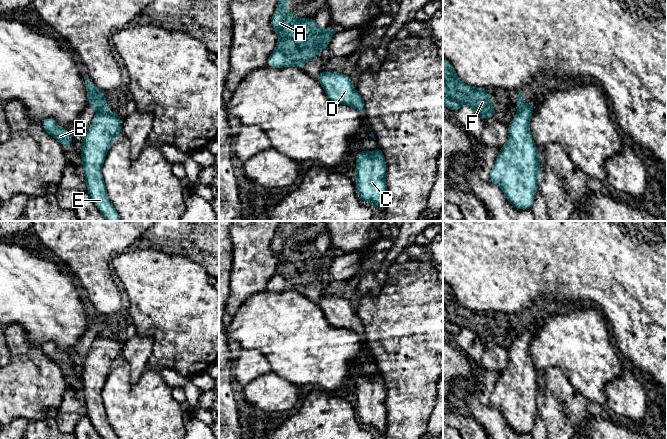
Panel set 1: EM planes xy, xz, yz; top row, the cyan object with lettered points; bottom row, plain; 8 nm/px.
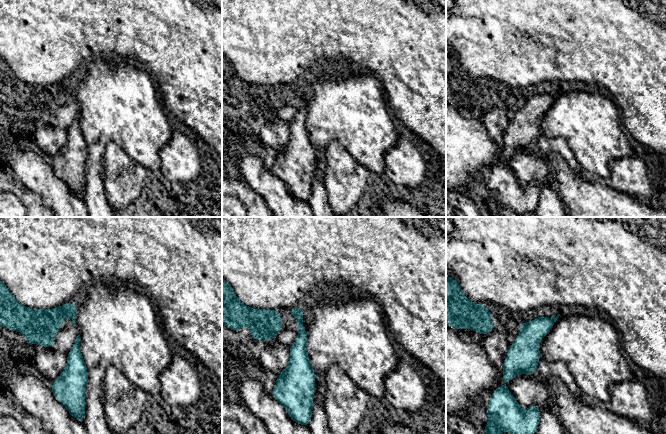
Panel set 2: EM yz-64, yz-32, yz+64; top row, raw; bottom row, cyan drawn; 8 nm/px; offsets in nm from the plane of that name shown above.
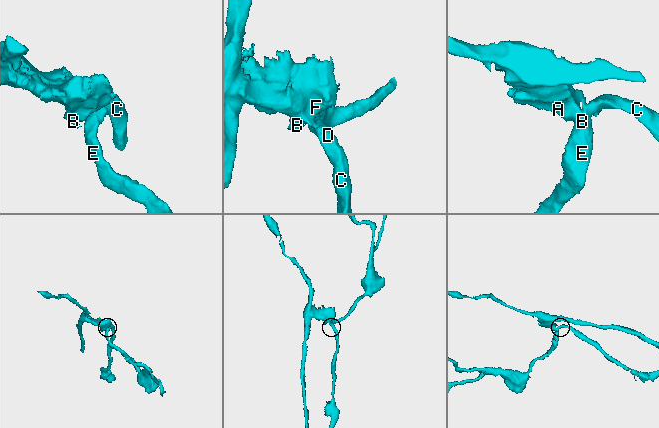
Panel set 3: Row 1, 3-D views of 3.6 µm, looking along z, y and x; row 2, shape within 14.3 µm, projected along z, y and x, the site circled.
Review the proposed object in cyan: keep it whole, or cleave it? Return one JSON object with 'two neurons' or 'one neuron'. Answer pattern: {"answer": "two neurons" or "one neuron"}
{"answer": "two neurons"}

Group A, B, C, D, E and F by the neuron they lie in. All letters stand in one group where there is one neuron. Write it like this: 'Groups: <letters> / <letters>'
Groups: A B F / C D E

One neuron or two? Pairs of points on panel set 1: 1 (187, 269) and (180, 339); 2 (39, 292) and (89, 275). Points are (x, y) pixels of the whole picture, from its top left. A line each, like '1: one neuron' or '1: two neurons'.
1: one neuron
2: two neurons

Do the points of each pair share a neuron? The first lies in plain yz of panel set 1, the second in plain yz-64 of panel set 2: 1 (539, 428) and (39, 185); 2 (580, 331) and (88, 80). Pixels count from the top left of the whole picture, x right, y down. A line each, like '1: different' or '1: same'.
1: different
2: same

